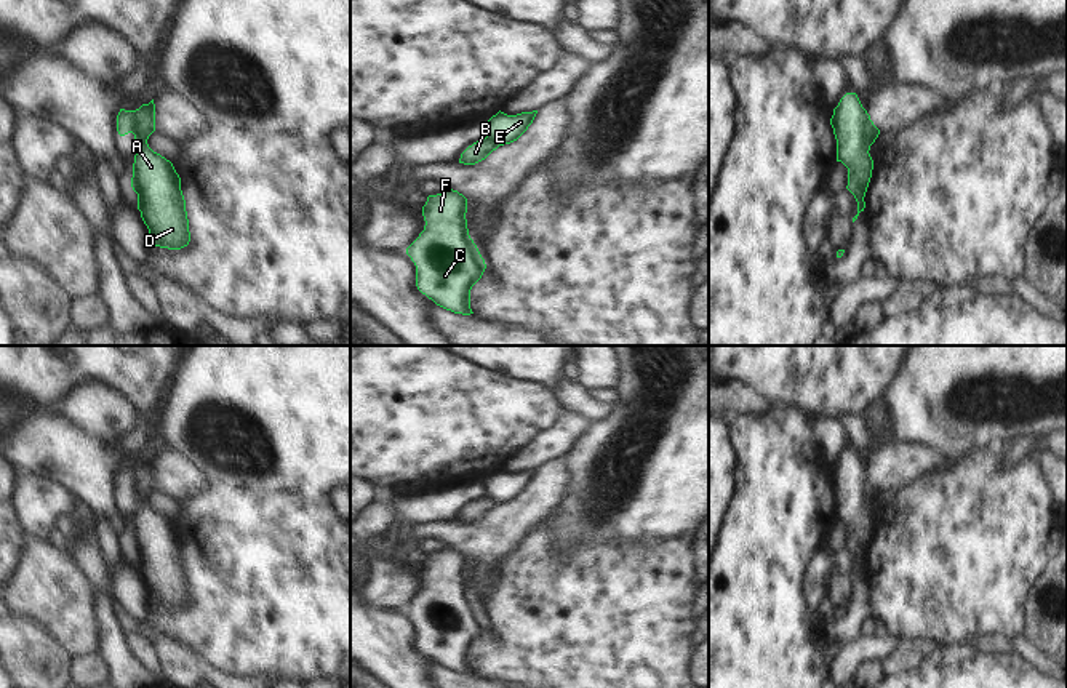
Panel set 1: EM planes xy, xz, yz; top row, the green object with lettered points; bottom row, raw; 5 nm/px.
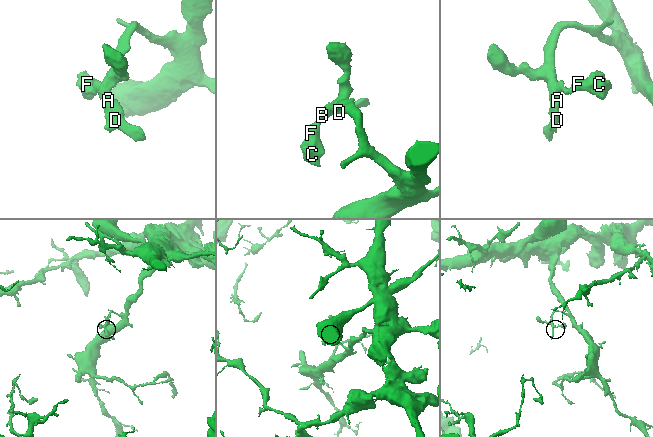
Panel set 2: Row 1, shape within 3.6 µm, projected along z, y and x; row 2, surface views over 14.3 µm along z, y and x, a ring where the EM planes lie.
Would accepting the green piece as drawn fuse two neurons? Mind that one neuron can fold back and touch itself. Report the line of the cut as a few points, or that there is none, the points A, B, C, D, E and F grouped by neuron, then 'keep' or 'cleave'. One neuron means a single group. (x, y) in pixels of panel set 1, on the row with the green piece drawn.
cut in xy along (136, 109), (139, 122), (139, 148), (136, 154); A D E / B C F; cleave

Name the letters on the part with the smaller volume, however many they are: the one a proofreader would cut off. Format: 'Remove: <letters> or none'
Remove: B, C, F

